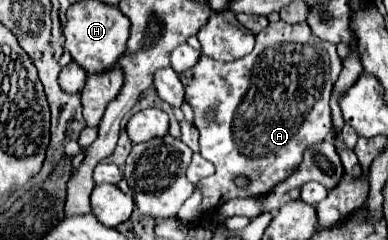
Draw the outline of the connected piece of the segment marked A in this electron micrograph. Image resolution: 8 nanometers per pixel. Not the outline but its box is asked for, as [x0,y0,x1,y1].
[179,23,341,213]

